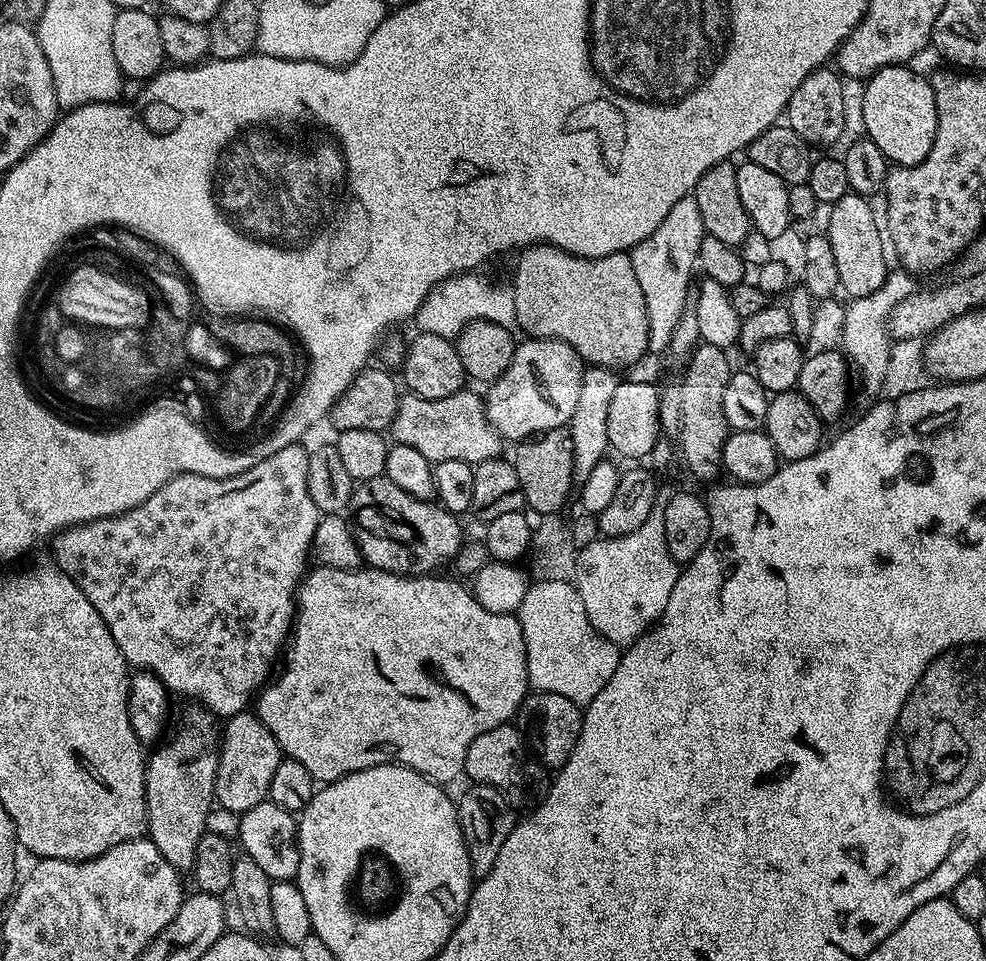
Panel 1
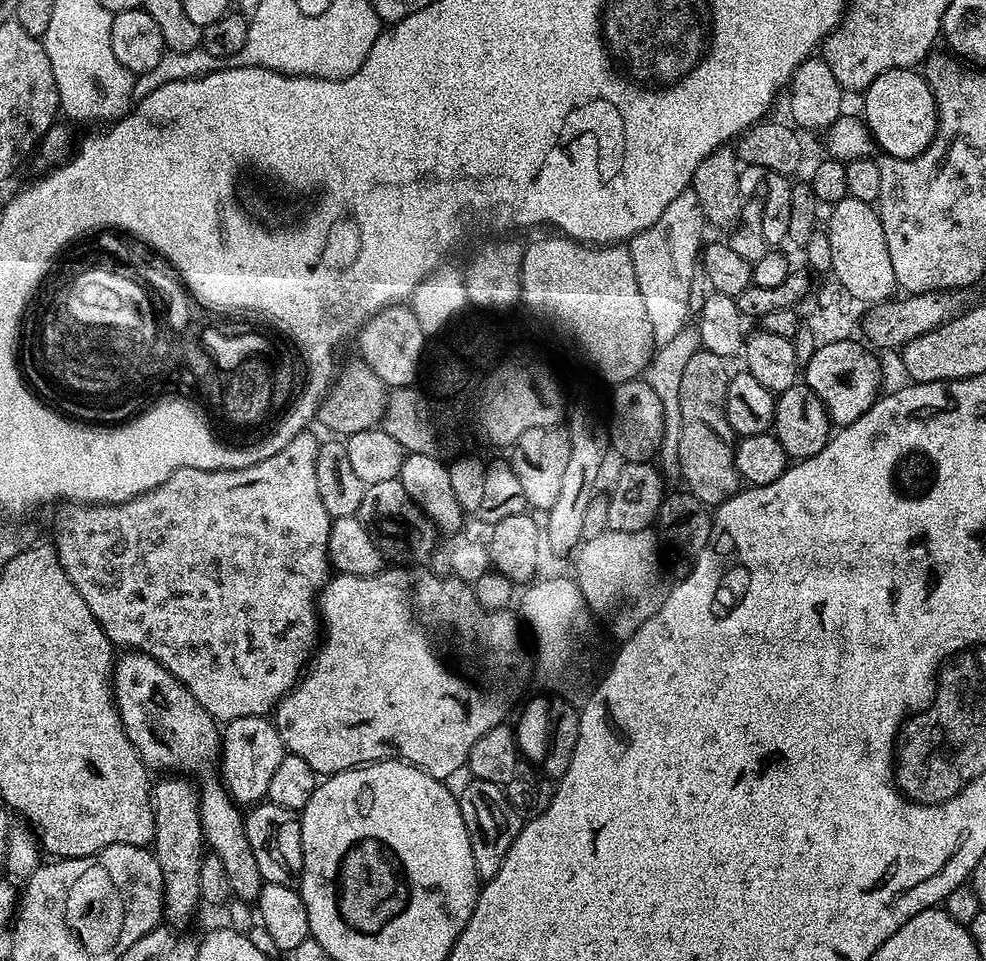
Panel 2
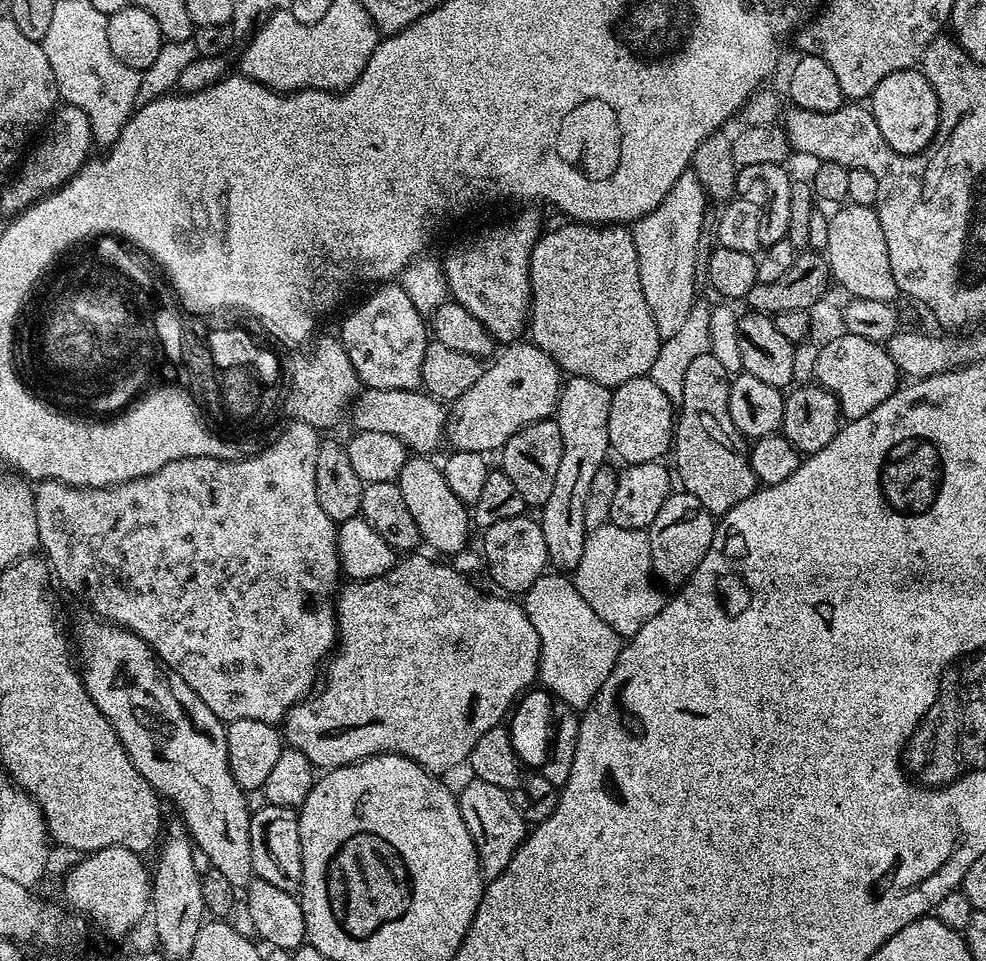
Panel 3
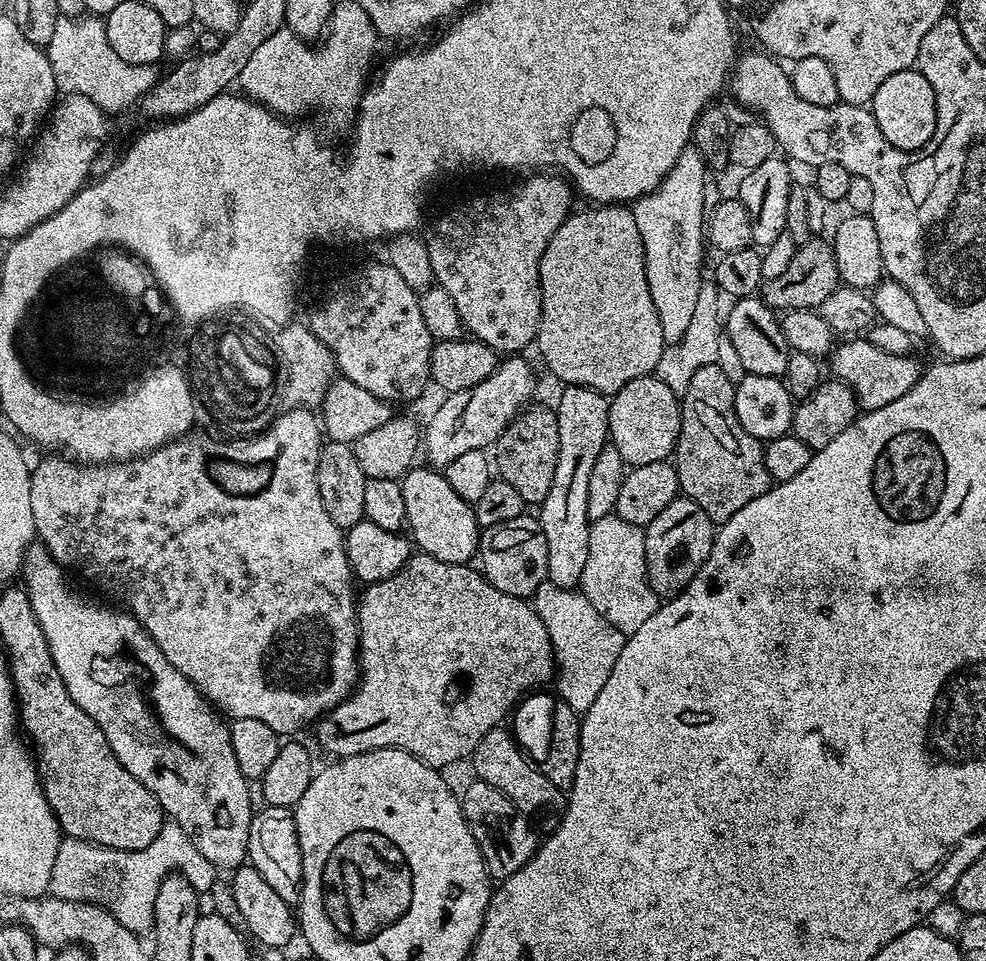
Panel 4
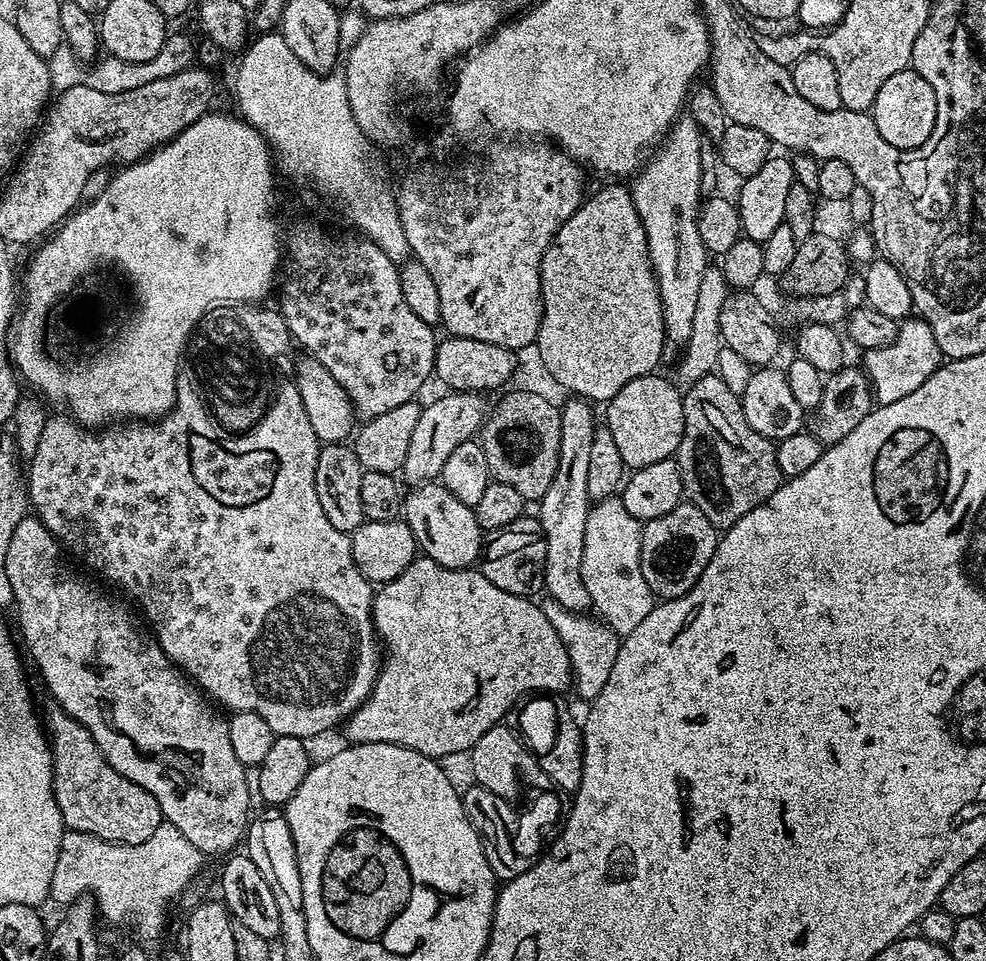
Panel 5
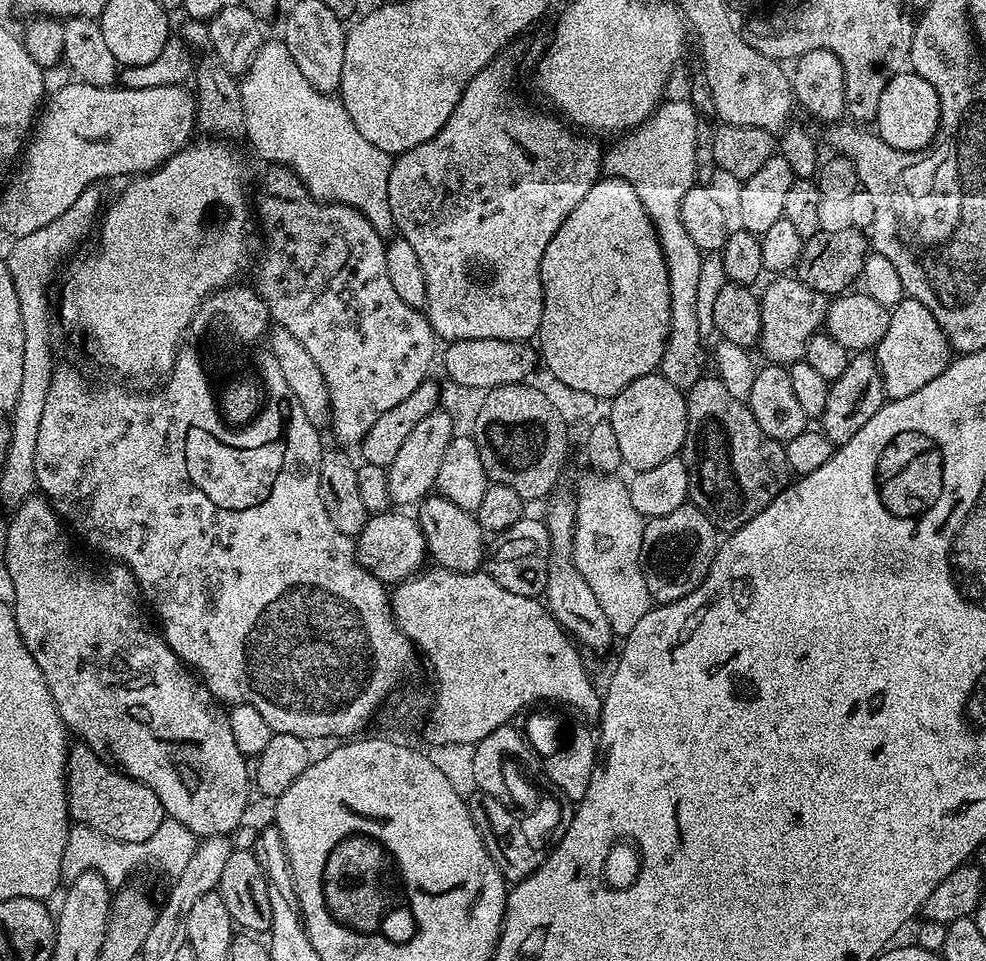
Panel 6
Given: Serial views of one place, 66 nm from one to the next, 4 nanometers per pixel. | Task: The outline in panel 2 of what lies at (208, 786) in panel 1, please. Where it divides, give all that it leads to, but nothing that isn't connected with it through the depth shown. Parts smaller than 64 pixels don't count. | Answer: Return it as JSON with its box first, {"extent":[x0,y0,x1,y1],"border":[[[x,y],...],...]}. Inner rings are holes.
{"extent":[152,778,206,926],"border":[[[172,778],[176,780],[156,780],[152,789],[152,813],[154,814],[154,851],[158,866],[162,866],[164,879],[164,916],[167,923],[172,926],[184,924],[196,912],[196,907],[201,907],[200,891],[198,890],[198,874],[202,870],[202,862],[206,855],[204,831],[200,821],[200,801],[198,788],[191,784],[188,778]]]}

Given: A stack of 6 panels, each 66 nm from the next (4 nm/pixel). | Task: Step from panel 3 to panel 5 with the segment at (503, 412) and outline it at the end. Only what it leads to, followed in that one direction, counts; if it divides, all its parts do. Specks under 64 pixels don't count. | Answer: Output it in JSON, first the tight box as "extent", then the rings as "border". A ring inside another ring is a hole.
{"extent":[402,392,486,486],"border":[[[452,392],[444,394],[441,400],[433,404],[424,404],[420,410],[418,426],[414,426],[414,435],[410,438],[410,450],[406,452],[406,462],[402,469],[402,476],[409,480],[409,485],[419,486],[425,482],[437,479],[446,466],[446,458],[450,458],[464,440],[471,440],[479,433],[485,419],[486,408],[479,395],[471,392]]]}

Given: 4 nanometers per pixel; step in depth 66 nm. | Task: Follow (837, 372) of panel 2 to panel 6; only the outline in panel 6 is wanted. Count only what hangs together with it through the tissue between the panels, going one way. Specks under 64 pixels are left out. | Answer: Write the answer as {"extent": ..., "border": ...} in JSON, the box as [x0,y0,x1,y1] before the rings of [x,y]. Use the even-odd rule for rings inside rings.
{"extent":[874,298,950,400],"border":[[[904,298],[889,311],[886,334],[877,342],[874,355],[884,383],[884,395],[888,400],[907,398],[914,390],[922,390],[926,382],[938,378],[950,363],[950,345],[938,318],[922,306],[922,302]]]}

